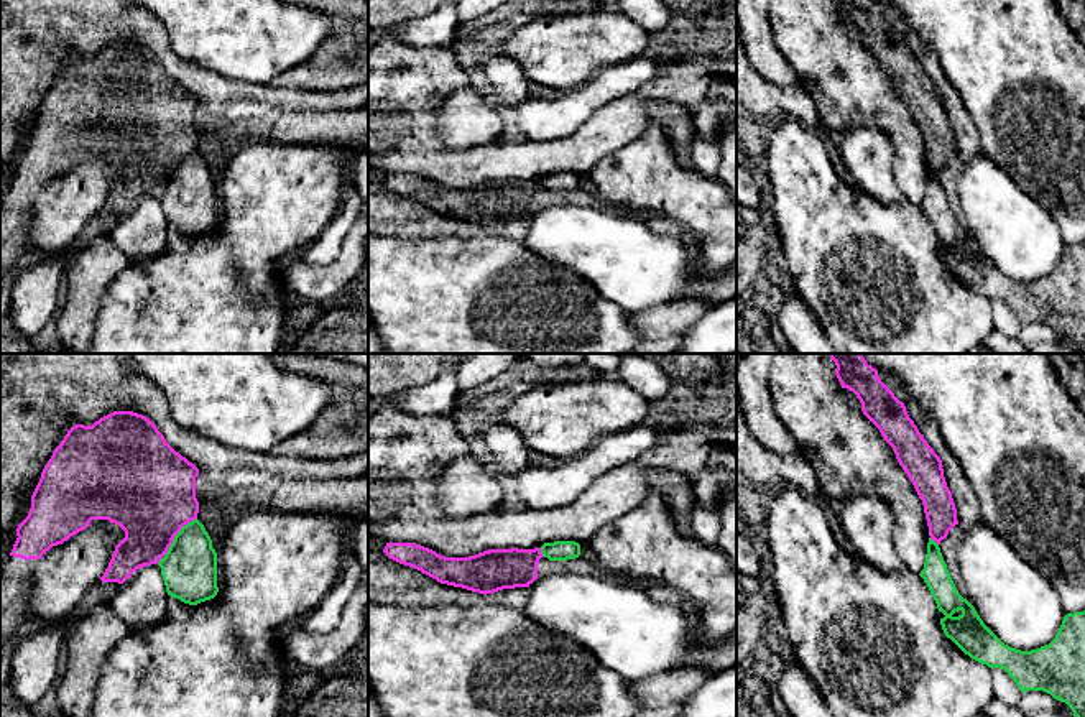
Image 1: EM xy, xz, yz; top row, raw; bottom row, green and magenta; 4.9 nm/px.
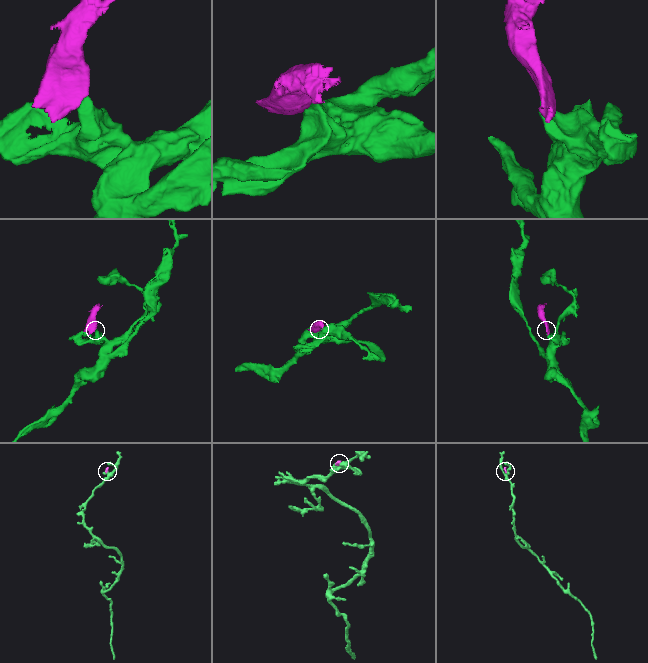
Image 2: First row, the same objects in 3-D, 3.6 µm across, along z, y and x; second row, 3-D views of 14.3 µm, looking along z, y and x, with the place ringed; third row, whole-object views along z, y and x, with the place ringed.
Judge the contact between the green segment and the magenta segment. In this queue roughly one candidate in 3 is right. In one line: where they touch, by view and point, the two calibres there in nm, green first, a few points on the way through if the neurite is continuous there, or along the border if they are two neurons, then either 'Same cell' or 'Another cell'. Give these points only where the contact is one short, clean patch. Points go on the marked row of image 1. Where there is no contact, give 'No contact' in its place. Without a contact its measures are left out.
Touches green at xy (176, 535). Thickness 280 nm (green) against 440 nm. Boundary: xy (196, 517), (181, 528), (163, 555). Another cell

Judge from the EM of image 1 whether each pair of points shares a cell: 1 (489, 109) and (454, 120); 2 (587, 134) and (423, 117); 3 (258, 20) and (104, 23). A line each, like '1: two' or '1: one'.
1: one
2: one
3: two

